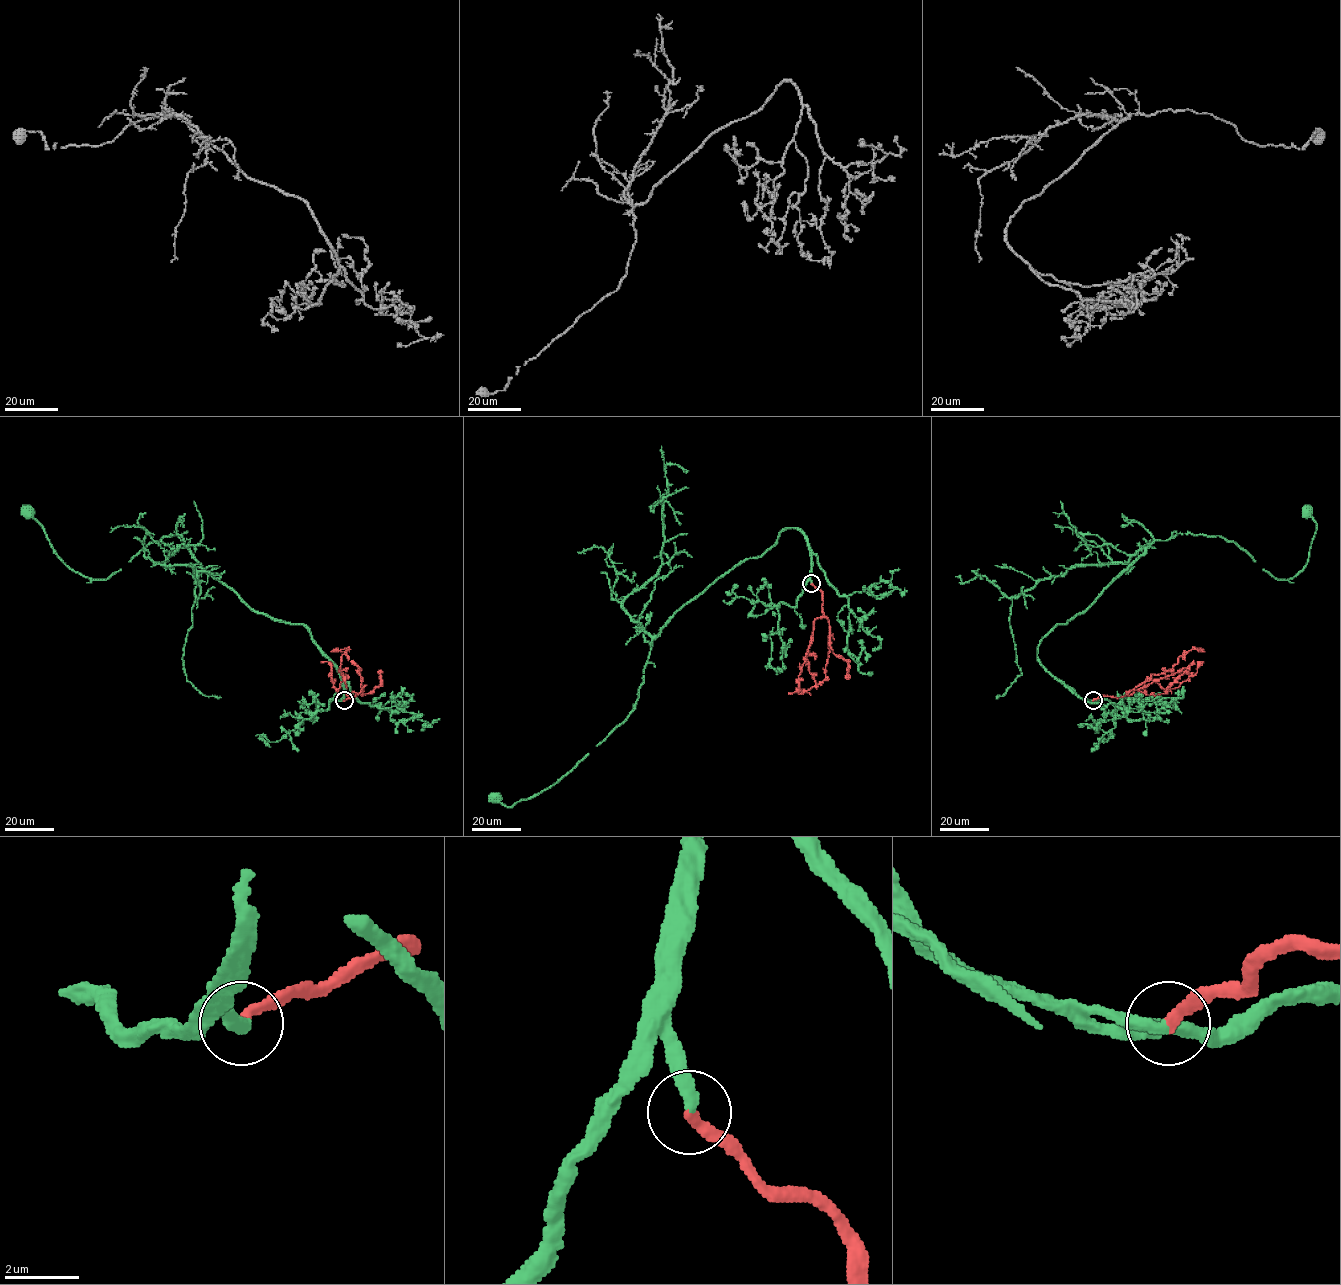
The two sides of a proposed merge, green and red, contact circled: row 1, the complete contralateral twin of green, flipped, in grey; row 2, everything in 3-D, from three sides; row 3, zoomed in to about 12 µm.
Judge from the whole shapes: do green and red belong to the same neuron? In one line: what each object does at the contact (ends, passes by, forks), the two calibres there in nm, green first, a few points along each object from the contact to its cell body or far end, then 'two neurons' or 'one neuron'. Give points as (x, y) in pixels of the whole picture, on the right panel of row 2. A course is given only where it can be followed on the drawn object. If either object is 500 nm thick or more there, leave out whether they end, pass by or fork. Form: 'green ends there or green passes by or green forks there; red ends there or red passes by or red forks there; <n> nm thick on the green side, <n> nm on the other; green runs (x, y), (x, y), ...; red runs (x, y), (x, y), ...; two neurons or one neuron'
green ends there; red ends there; 320 nm thick on the green side, 320 nm on the other; green runs (1093, 701), (1037, 656), (1057, 625), (1178, 533), (1221, 536), (1291, 578), (1315, 533), (1307, 509); red runs (1093, 701), (1100, 696), (1131, 694), (1152, 674), (1170, 671), (1184, 653), (1192, 649), (1204, 652); one neuron

